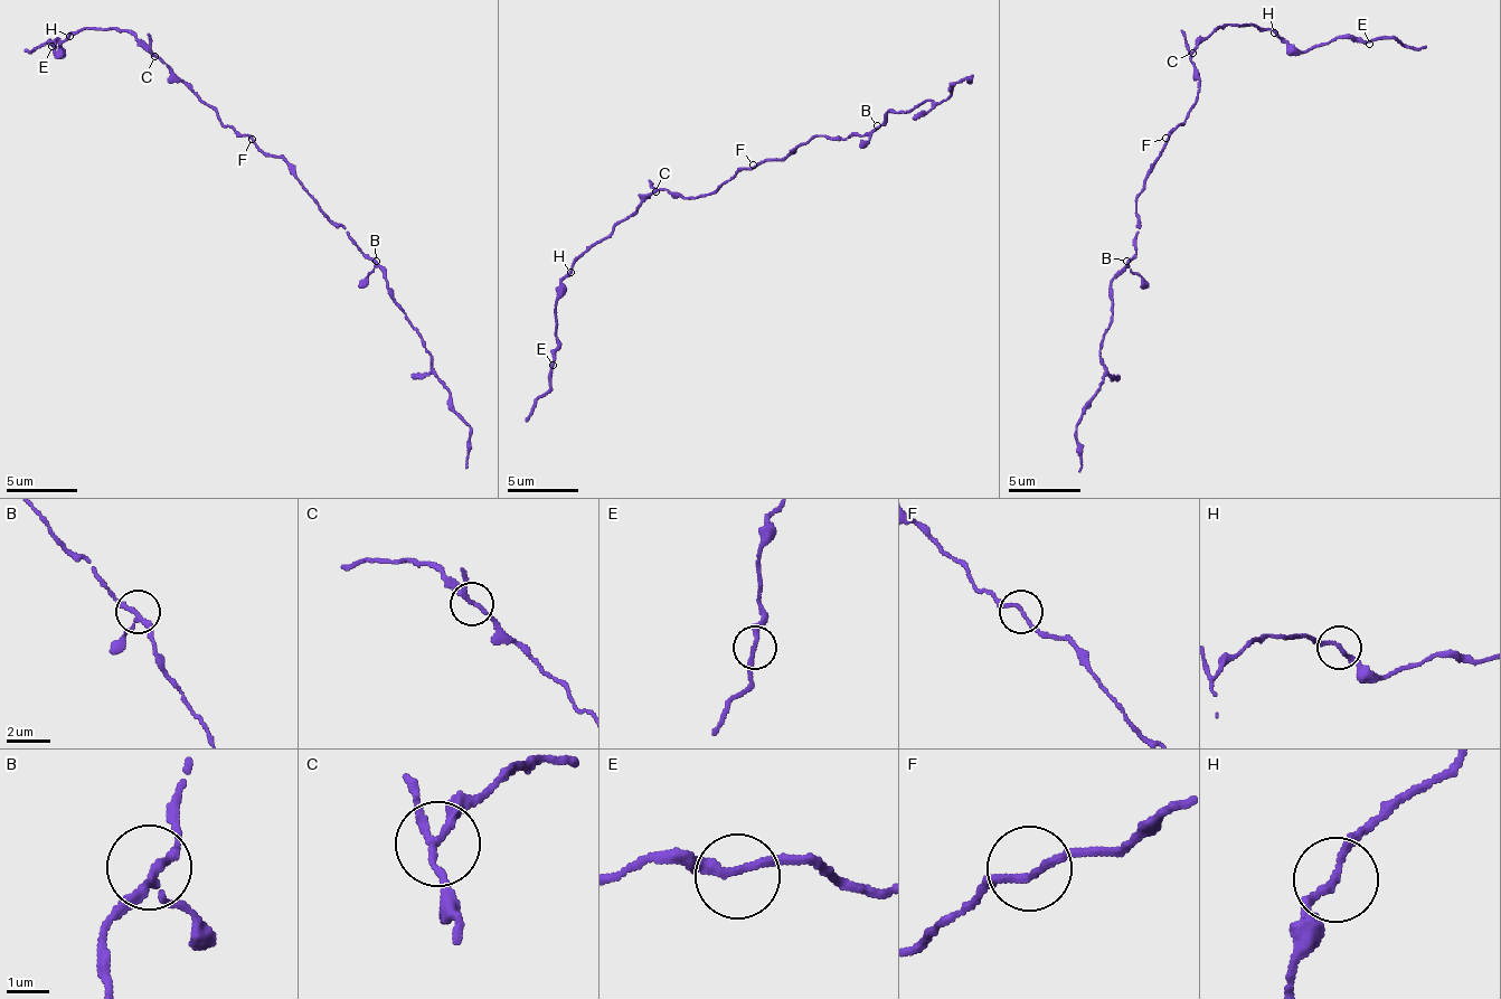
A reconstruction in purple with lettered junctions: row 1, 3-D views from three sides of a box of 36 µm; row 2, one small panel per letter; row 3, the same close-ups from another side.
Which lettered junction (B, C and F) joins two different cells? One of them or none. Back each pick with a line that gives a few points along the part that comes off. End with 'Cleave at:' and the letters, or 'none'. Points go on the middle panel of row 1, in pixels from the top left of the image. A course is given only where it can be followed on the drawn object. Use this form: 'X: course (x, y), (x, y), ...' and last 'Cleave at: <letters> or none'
C: course (657, 190), (570, 269), (556, 297), (556, 354), (549, 389), (525, 422)
Cleave at: C

